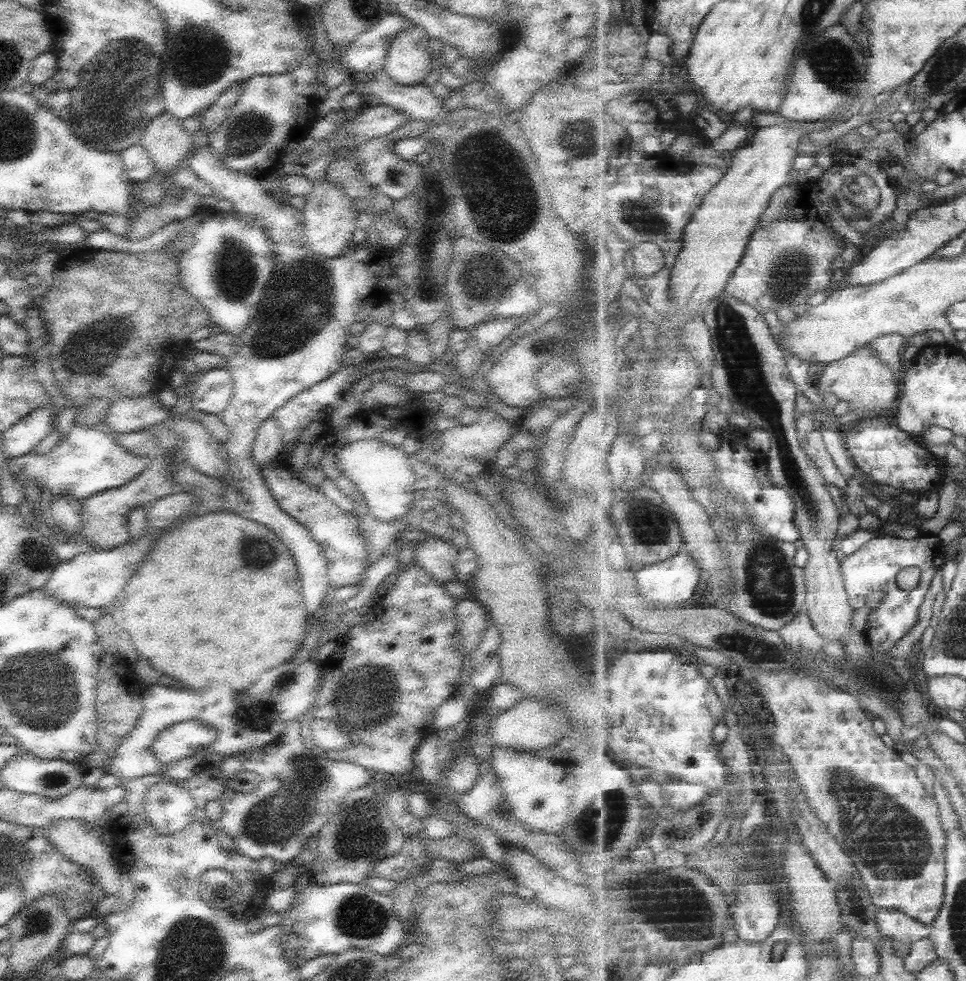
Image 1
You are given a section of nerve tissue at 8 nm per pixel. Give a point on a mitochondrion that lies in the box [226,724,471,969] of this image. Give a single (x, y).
(286, 812)

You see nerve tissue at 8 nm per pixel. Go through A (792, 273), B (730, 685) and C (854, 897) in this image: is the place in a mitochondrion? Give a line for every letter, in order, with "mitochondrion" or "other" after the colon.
A: mitochondrion
B: other
C: mitochondrion

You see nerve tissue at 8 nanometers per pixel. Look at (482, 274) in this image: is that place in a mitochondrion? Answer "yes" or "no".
yes

